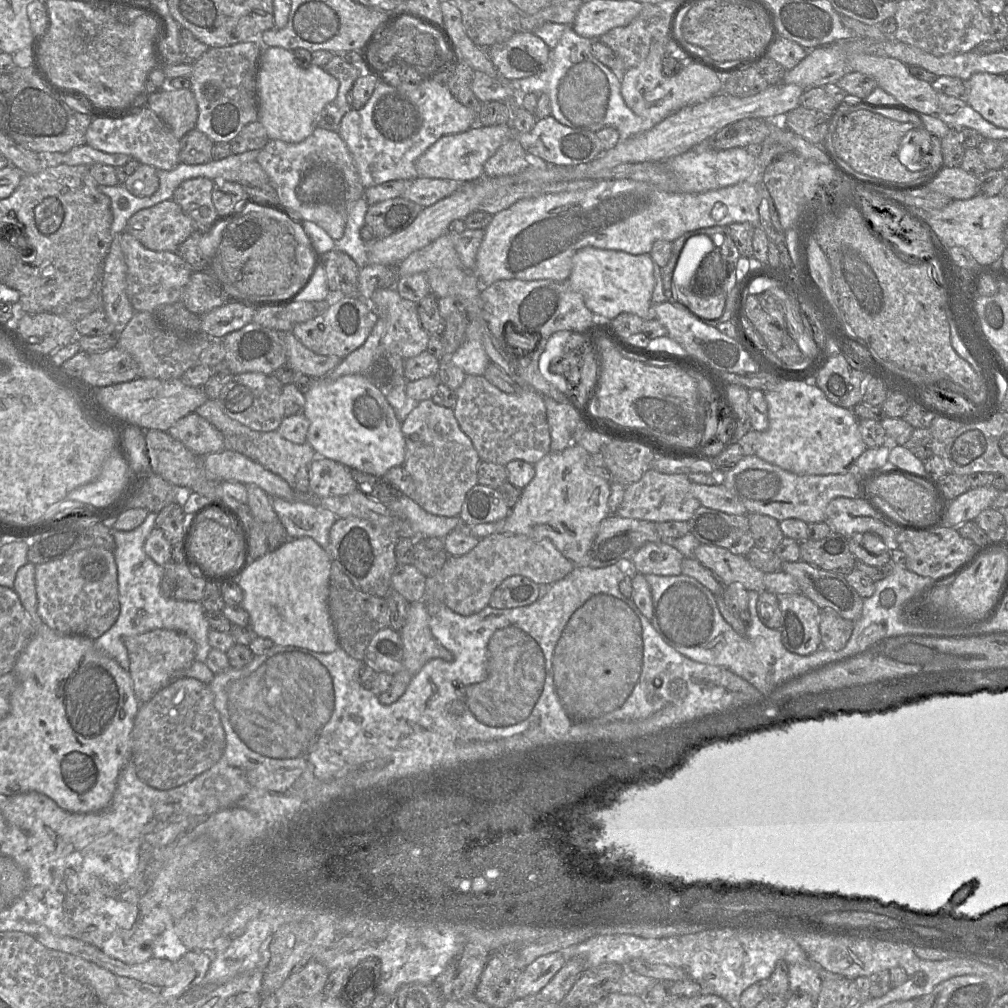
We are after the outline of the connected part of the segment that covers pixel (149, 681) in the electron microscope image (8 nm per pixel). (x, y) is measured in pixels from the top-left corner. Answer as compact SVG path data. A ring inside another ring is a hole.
M155 629L125 639L129 657L129 674L133 689L140 703L148 702L161 689L177 678L183 678L182 673L195 660L195 643L188 636L167 629Z

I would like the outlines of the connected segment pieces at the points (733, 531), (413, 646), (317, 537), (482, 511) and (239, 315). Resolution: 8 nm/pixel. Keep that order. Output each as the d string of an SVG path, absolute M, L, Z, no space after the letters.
M700 506L689 521L667 521L658 523L656 527L662 541L673 541L690 532L701 544L722 547L733 554L742 556L746 556L755 546L748 515L727 514L705 506Z
M424 601L409 603L406 622L399 631L399 634L403 645L403 667L393 675L393 681L390 687L377 696L379 702L383 705L390 705L396 702L406 691L412 678L428 661L435 658L451 661L453 657L452 653L444 648L433 636L430 629L430 615Z
M271 497L271 503L289 539L310 537L330 552L330 529L338 517L317 503L290 502Z
M478 483L466 494L459 517L469 525L493 523L505 520L510 510L497 489Z
M227 303L213 309L202 317L201 332L211 339L240 330L252 322L255 309L236 303Z

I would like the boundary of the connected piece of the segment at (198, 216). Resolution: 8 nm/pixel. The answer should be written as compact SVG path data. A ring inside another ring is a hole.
M199 177L182 182L172 200L192 220L196 229L203 229L218 214L212 202L213 180Z

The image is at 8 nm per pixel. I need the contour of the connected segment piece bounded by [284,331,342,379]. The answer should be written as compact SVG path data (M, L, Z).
M292 334L284 335L285 351L288 365L294 372L314 379L325 377L342 361L337 356L319 355L305 346Z

